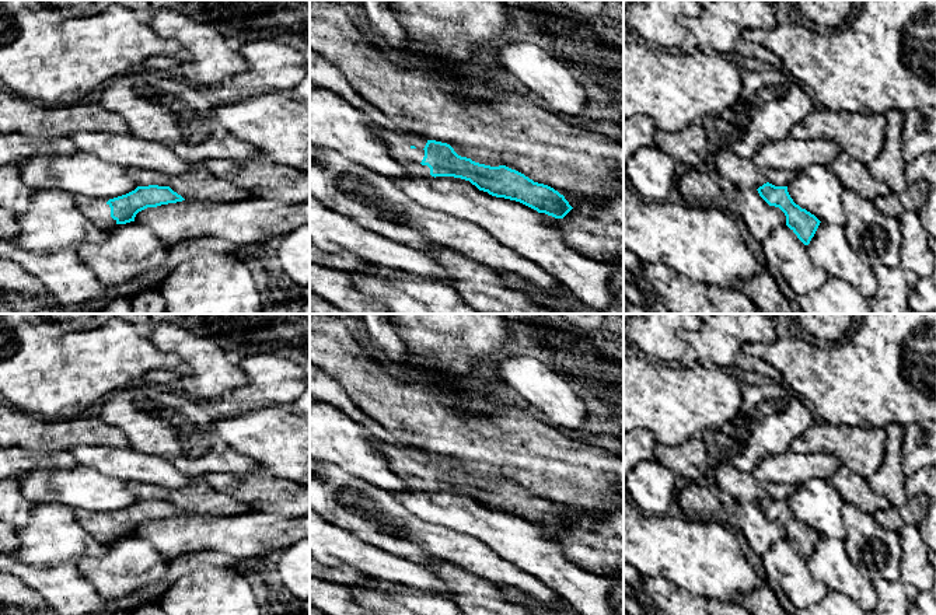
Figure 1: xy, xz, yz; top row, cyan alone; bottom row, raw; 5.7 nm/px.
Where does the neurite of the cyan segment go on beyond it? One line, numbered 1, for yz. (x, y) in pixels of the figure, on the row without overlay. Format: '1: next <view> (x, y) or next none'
1: next none

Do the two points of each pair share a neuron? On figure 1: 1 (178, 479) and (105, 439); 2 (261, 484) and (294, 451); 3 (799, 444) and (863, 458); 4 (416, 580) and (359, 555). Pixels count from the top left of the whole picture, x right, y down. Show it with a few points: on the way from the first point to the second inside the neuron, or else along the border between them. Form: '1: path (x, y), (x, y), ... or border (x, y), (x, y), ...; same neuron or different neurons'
1: border (87, 443), (128, 447); different neurons
2: border (262, 471), (294, 482); different neurons
3: path (814, 443), (844, 443), (848, 446); same neuron
4: path (402, 572), (373, 561); same neuron

